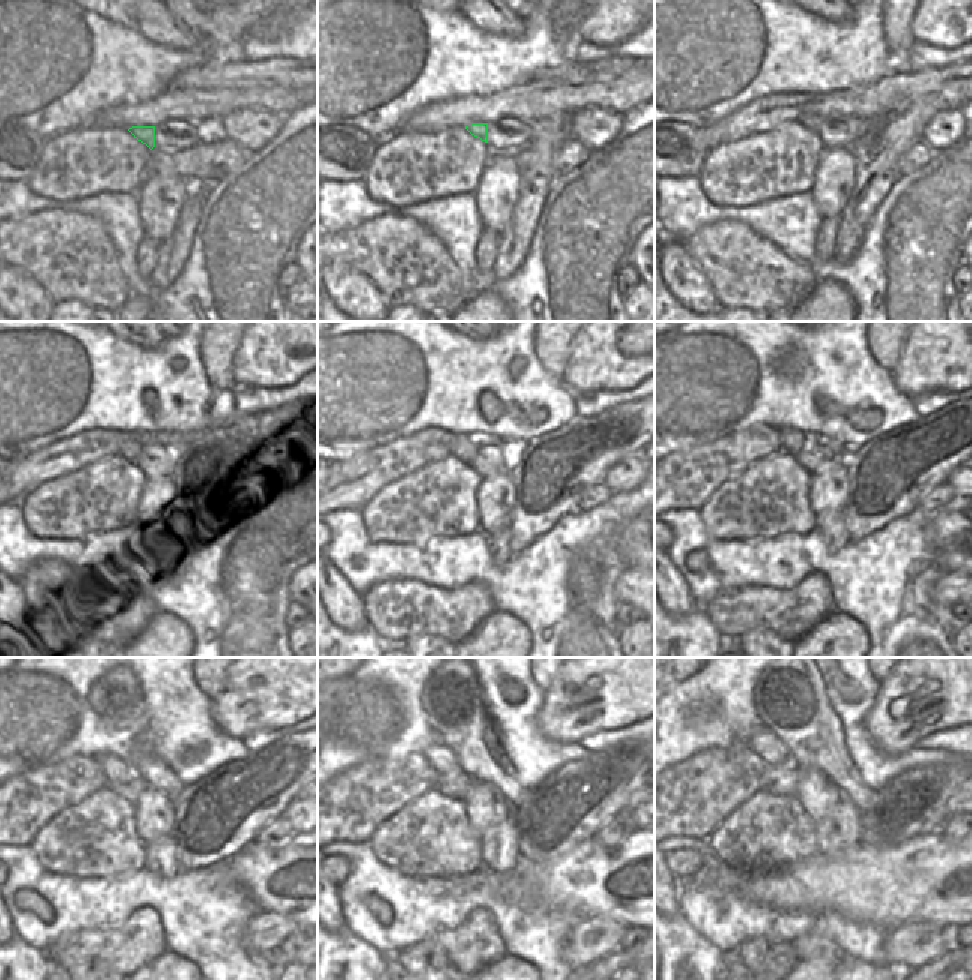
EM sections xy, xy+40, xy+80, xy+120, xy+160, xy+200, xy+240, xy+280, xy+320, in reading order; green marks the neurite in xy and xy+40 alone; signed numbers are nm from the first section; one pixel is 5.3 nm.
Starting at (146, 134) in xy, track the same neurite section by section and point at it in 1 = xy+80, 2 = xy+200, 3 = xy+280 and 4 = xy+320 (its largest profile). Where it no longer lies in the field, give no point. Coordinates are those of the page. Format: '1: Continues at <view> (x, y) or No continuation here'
1: Continues at xy+80 (812, 123)
2: Continues at xy+200 (792, 440)
3: Continues at xy+280 (438, 755)
4: Continues at xy+320 (764, 742).

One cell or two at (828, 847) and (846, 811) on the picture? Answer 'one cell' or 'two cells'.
one cell

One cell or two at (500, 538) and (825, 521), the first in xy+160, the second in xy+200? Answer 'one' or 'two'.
one

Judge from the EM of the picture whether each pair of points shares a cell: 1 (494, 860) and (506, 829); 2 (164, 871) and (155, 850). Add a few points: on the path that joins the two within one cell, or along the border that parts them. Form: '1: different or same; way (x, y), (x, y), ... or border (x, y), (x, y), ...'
1: same; way (498, 853), (498, 844), (503, 836)
2: same; way (164, 866), (159, 854)

